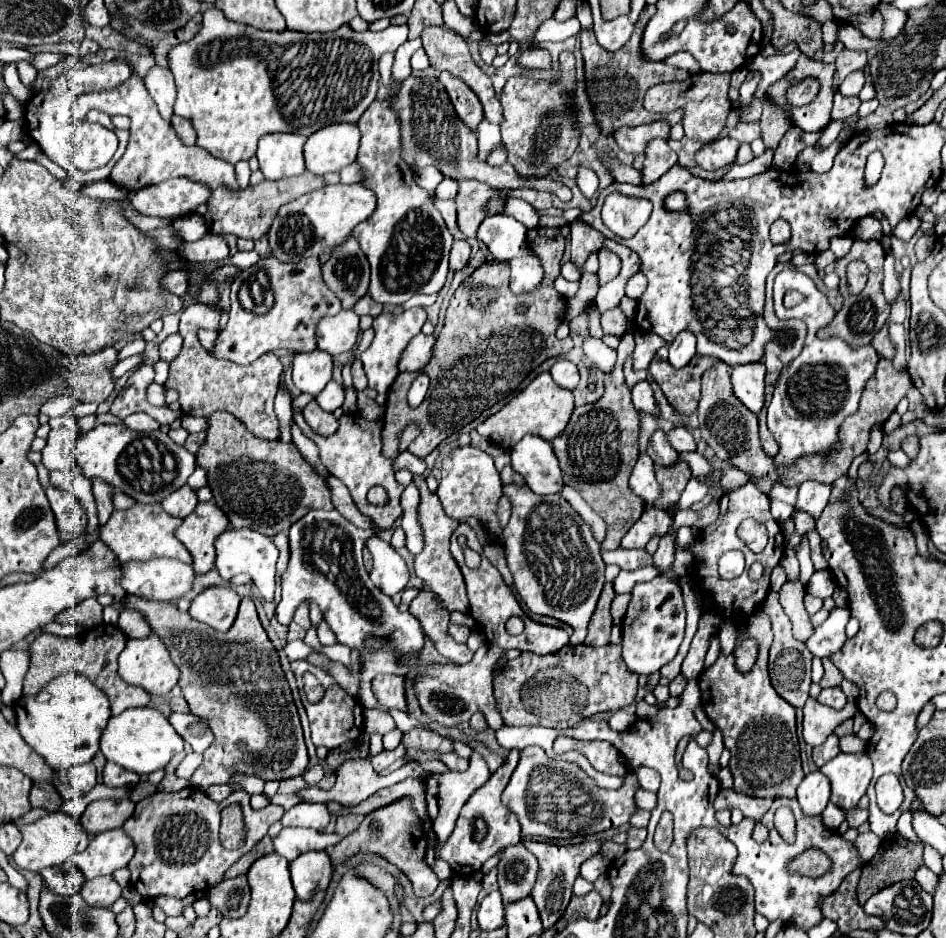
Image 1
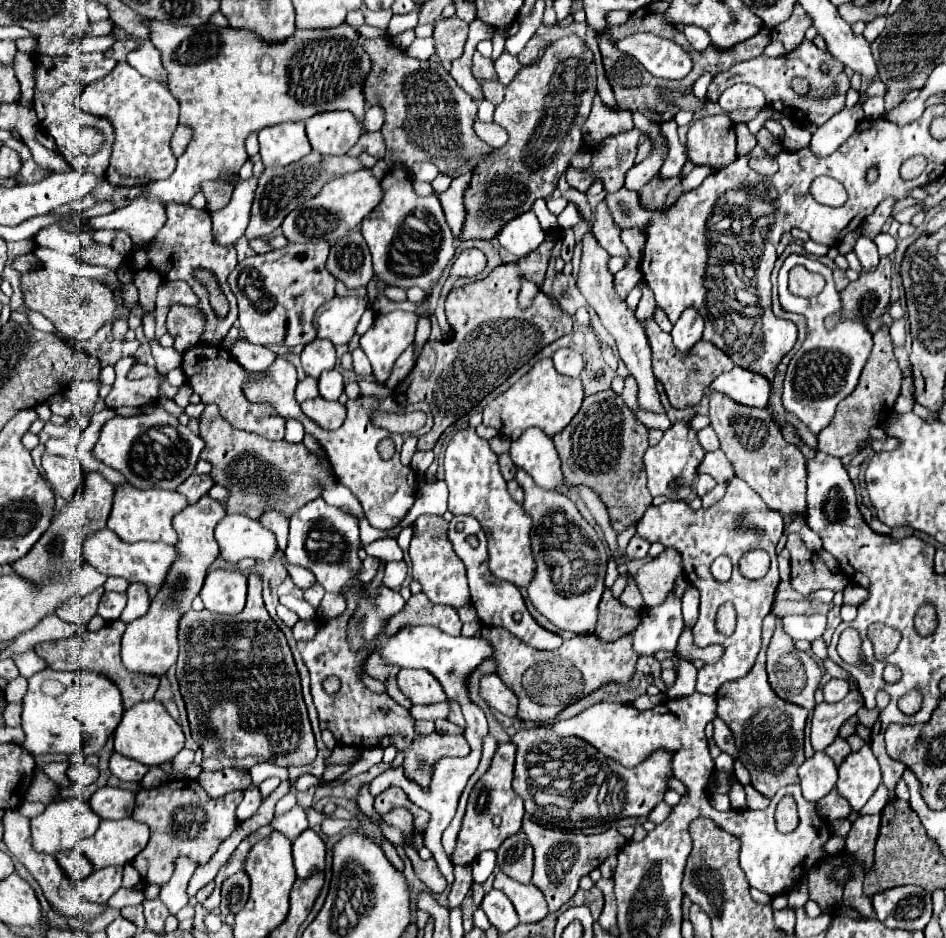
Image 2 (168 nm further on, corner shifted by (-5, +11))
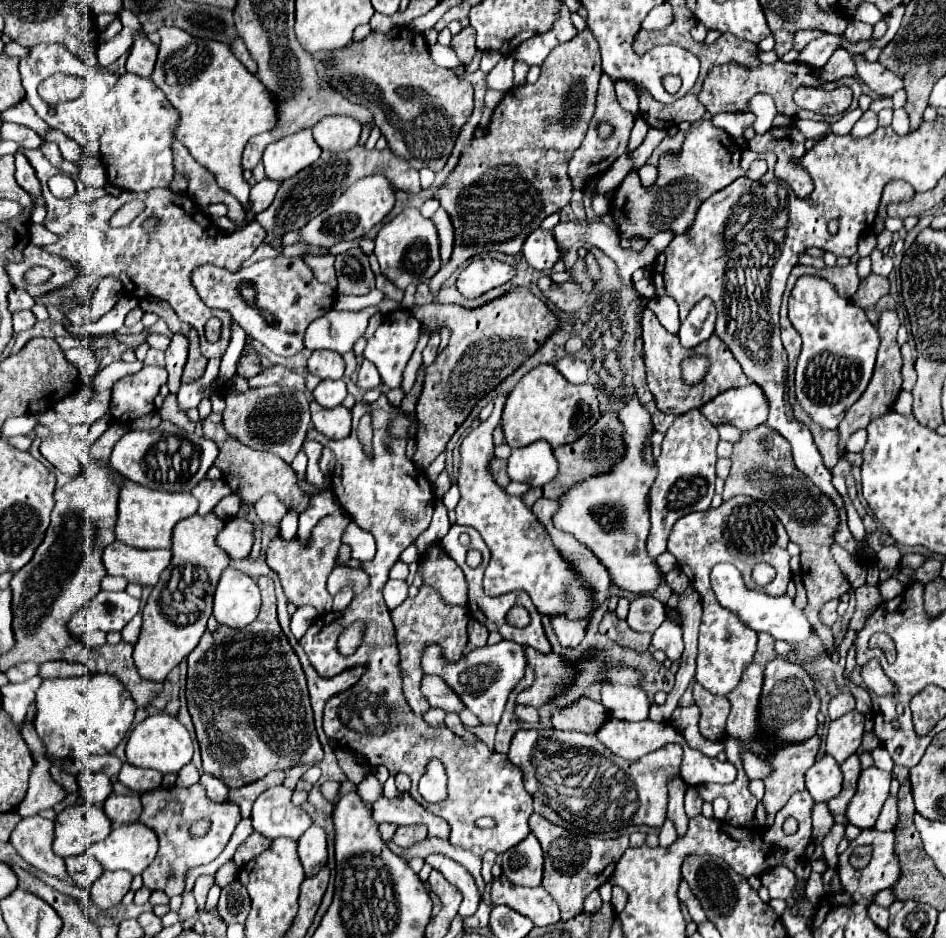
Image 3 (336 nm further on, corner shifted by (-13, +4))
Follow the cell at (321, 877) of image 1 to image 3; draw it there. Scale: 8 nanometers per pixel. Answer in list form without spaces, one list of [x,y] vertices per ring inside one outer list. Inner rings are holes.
[[[311,825],[297,843],[299,843],[299,859],[303,863],[305,875],[315,877],[327,865],[325,831],[317,825]]]

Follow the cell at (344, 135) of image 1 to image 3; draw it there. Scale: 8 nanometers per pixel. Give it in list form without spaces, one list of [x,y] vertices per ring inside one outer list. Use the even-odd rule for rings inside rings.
[[[325,117],[313,127],[313,139],[323,151],[349,151],[359,143],[361,123],[353,117]]]

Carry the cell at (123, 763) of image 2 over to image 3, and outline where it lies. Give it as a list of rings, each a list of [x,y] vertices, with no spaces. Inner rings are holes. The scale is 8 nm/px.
[[[123,763],[121,771],[119,771],[119,781],[133,789],[133,791],[139,791],[139,793],[145,793],[145,791],[153,791],[157,787],[161,787],[161,779],[163,775],[159,771],[153,771],[153,769],[141,769],[141,767],[135,767],[135,765],[129,765],[129,763]]]

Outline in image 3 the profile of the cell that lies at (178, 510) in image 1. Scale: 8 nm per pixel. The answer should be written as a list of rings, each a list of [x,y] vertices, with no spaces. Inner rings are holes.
[[[203,479],[193,491],[191,495],[197,497],[199,501],[199,515],[207,515],[209,511],[213,511],[213,507],[225,497],[229,495],[229,487],[225,483],[225,479],[217,479],[217,481],[209,481],[209,479]]]

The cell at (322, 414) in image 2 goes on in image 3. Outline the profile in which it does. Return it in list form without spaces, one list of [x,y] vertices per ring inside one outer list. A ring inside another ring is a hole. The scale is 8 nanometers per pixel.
[[[311,401],[311,423],[327,439],[345,439],[351,433],[351,411],[343,405],[325,409]]]

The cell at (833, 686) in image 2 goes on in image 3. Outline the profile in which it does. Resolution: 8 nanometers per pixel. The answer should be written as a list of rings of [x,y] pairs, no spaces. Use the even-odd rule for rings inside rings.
[[[841,693],[837,697],[831,699],[829,703],[829,717],[831,719],[839,719],[841,715],[845,715],[847,711],[853,711],[855,709],[855,699],[851,693]]]

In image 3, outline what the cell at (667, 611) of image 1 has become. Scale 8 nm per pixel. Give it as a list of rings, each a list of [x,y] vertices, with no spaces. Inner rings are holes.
[[[665,619],[653,633],[653,649],[661,649],[671,661],[677,661],[683,653],[683,631],[679,623]]]

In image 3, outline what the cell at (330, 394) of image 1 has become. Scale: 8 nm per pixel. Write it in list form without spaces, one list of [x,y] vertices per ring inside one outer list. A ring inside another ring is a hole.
[[[337,379],[337,381],[321,381],[315,391],[313,391],[313,397],[315,401],[321,405],[321,407],[327,407],[327,409],[333,409],[337,405],[343,403],[343,399],[347,397],[347,385],[343,379]]]

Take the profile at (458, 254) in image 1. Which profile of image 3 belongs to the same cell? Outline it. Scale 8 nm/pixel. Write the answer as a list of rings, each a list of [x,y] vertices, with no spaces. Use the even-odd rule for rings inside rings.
[[[477,259],[471,261],[457,279],[457,289],[465,297],[479,297],[485,291],[507,283],[515,275],[513,267],[497,259]]]

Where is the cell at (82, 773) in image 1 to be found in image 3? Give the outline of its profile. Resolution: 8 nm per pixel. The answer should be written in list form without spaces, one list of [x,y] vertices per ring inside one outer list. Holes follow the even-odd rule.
[[[79,771],[77,775],[79,797],[87,803],[103,803],[111,795],[111,781],[105,773]]]

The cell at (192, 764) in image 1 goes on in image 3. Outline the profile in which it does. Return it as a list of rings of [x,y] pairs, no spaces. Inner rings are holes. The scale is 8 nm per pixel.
[[[187,763],[179,773],[177,773],[177,785],[179,787],[189,787],[189,785],[195,785],[199,781],[201,773],[197,771],[197,767],[193,763]]]

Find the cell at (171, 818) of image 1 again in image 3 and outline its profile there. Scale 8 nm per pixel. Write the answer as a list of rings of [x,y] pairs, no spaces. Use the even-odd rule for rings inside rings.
[[[197,783],[191,785],[187,789],[181,787],[173,787],[173,789],[165,789],[159,787],[155,791],[149,791],[141,797],[143,803],[143,813],[139,817],[139,821],[147,827],[151,827],[157,837],[159,837],[159,851],[157,857],[153,859],[153,863],[141,873],[143,875],[143,883],[147,889],[151,891],[163,891],[169,897],[173,895],[181,895],[183,893],[183,879],[189,867],[195,865],[205,865],[211,863],[213,859],[217,859],[221,855],[221,851],[225,849],[225,845],[229,843],[235,825],[241,819],[239,807],[231,801],[223,801],[223,803],[215,803],[205,795],[205,789]],[[199,819],[205,819],[211,823],[209,831],[203,837],[193,837],[191,835],[191,825]]]

